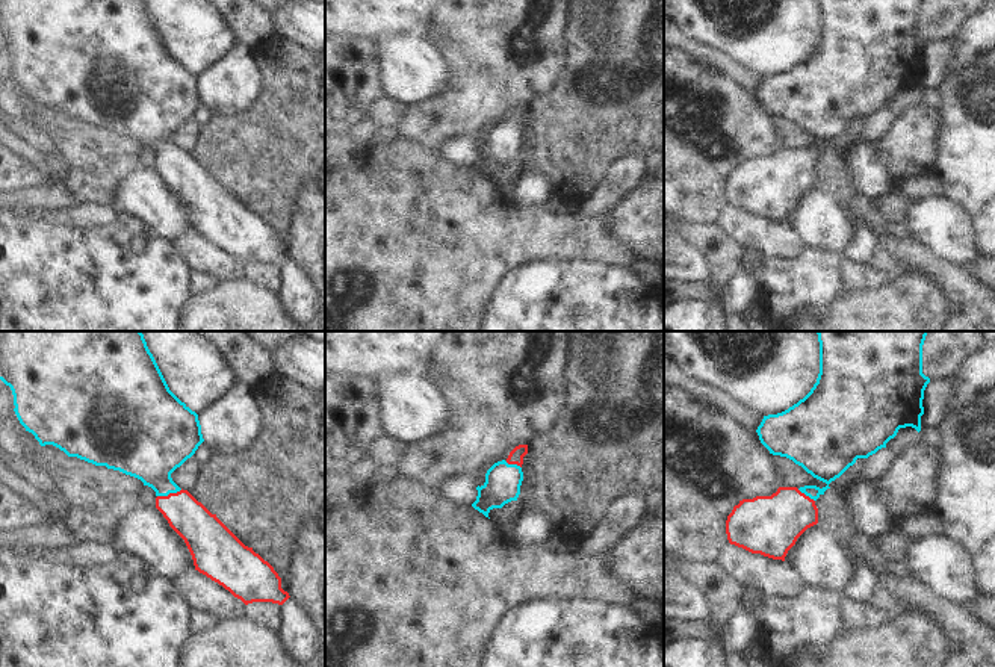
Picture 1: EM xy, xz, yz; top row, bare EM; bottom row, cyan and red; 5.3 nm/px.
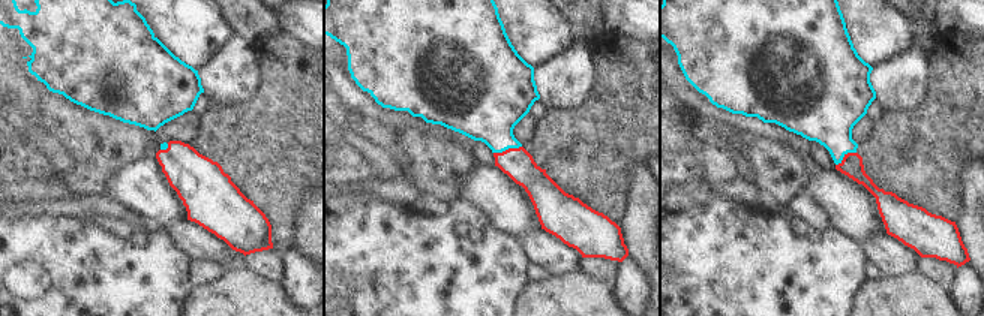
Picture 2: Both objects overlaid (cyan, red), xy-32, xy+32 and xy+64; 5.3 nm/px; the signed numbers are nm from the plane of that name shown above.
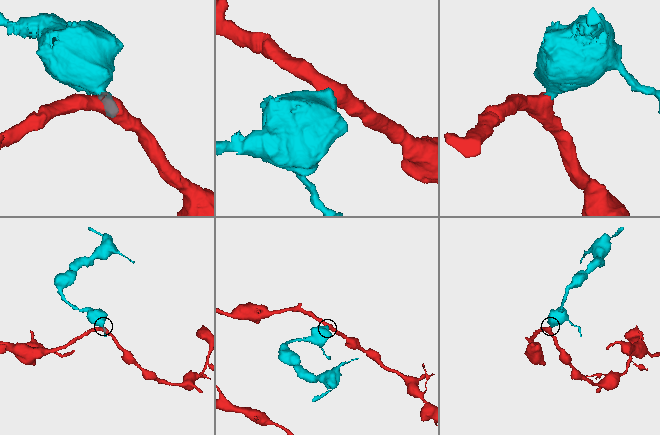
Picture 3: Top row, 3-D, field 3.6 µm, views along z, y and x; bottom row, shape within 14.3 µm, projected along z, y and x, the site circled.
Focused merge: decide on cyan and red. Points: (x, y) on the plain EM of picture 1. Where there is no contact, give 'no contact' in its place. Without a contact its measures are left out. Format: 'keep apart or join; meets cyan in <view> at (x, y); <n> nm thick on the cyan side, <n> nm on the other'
join; meets cyan in xy at (170, 153); 340 nm thick on the cyan side, 200 nm on the other

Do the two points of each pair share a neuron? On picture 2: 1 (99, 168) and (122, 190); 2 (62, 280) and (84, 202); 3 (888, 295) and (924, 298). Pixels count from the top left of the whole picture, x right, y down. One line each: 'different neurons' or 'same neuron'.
1: different neurons
2: different neurons
3: same neuron

